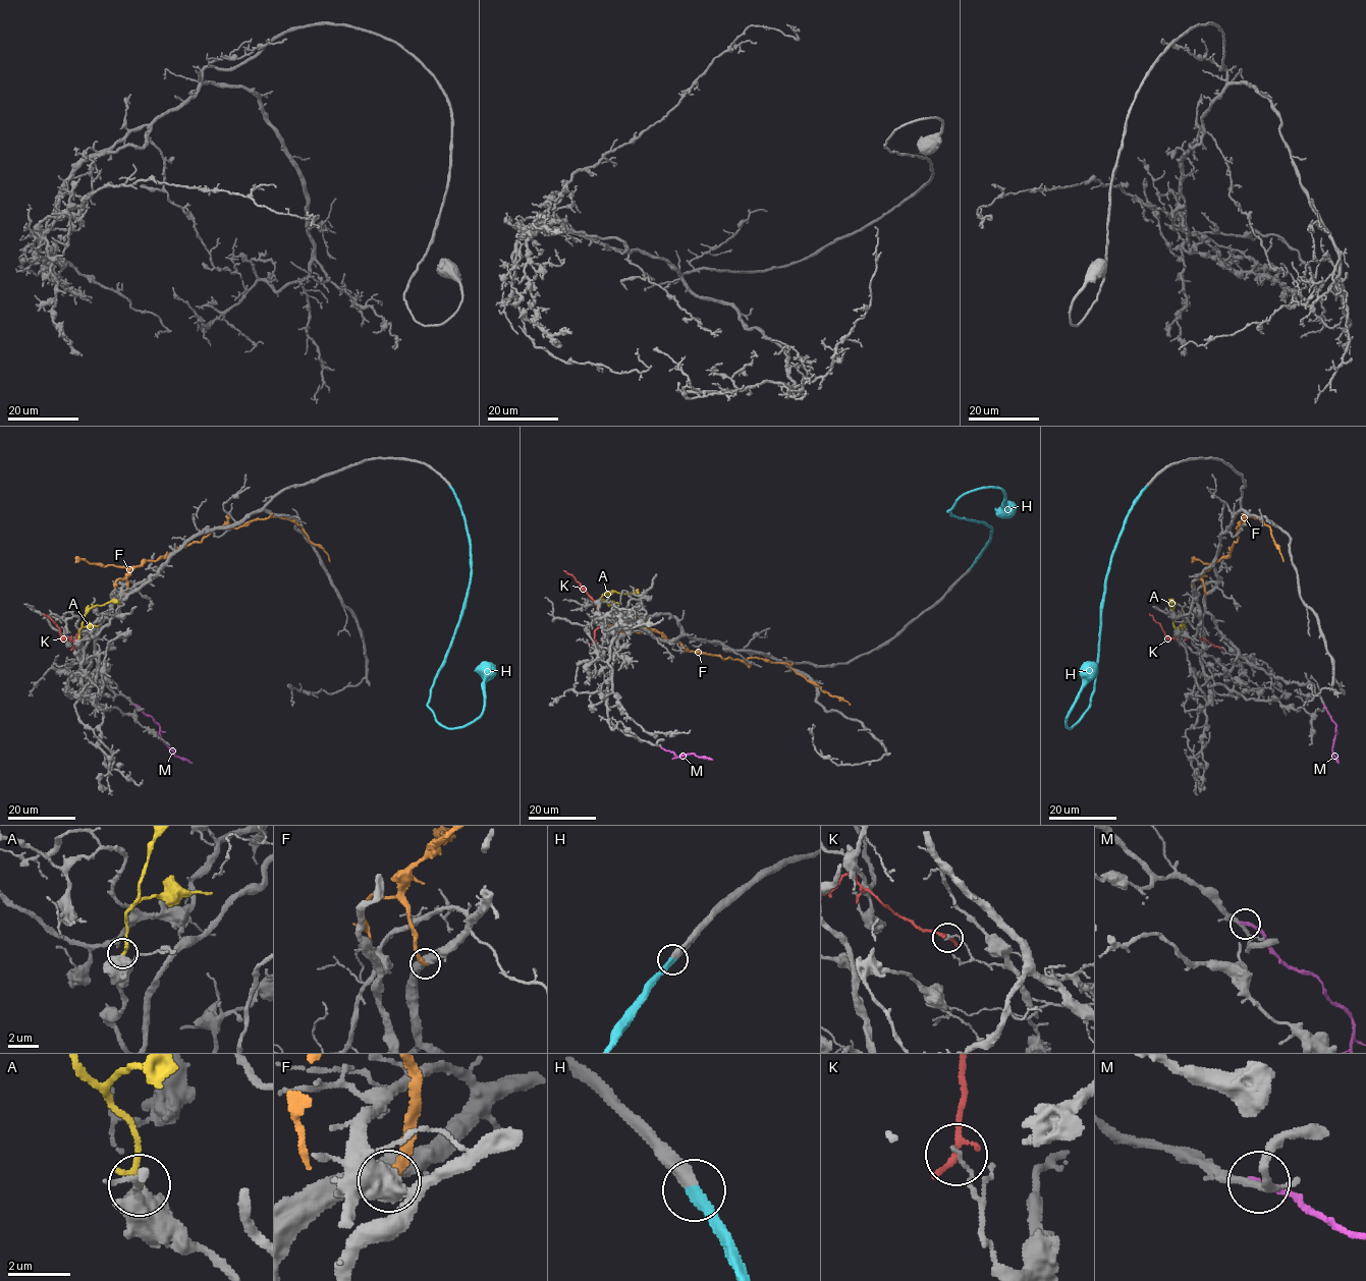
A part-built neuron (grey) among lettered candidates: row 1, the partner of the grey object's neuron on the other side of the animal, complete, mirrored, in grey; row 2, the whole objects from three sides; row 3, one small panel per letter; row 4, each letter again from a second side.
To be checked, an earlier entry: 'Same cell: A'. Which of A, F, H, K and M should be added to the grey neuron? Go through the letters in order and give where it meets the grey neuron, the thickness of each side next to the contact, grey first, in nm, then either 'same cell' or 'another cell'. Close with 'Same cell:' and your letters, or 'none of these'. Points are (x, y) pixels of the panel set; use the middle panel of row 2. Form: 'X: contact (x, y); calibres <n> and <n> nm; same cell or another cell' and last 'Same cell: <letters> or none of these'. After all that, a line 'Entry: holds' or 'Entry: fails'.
A: contact (599, 602); calibres 650 and 240 nm; same cell
F: contact (645, 628); calibres 500 and 320 nm; another cell
H: contact (971, 568); calibres 440 and 360 nm; same cell
K: contact (594, 642); calibres 140 and 280 nm; another cell
M: contact (656, 744); calibres 240 and 240 nm; another cell
Same cell: A, H
Entry: fails

